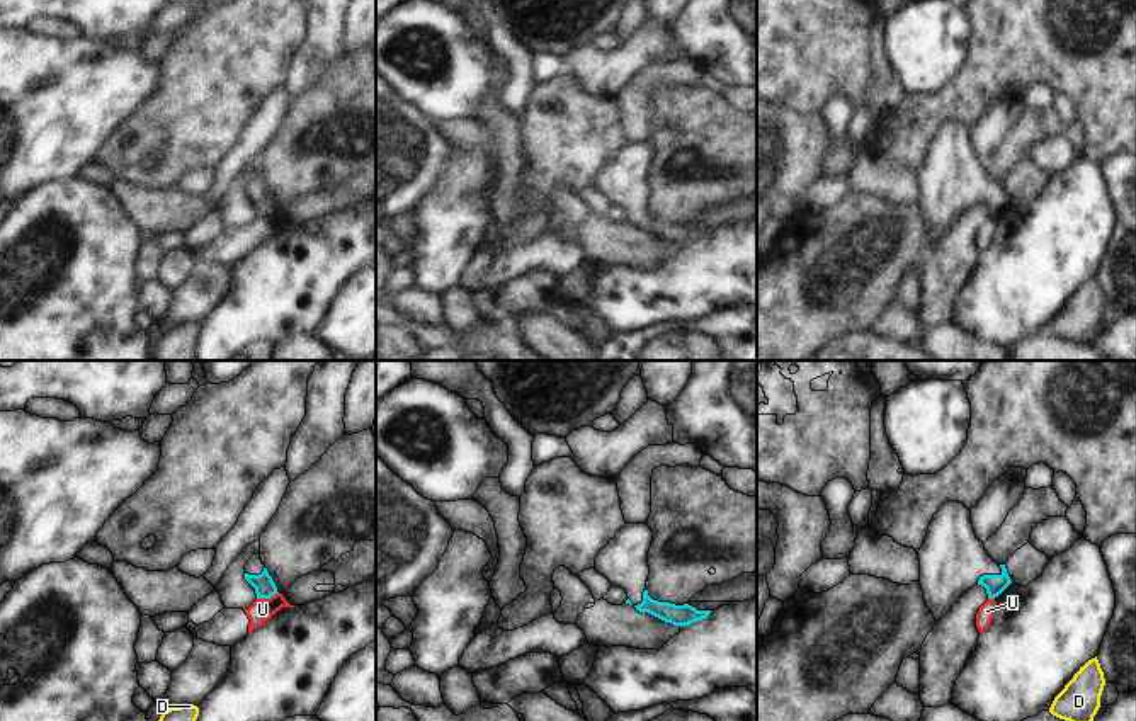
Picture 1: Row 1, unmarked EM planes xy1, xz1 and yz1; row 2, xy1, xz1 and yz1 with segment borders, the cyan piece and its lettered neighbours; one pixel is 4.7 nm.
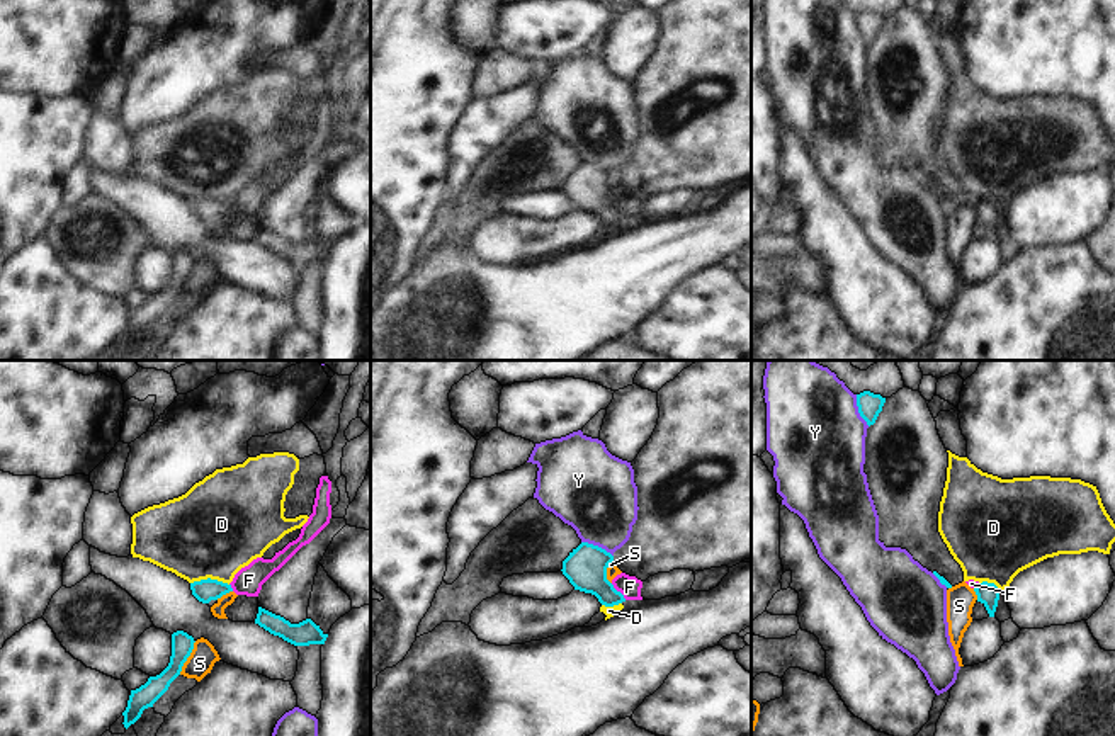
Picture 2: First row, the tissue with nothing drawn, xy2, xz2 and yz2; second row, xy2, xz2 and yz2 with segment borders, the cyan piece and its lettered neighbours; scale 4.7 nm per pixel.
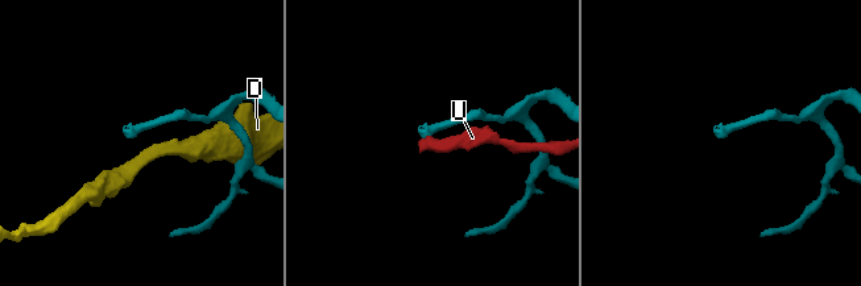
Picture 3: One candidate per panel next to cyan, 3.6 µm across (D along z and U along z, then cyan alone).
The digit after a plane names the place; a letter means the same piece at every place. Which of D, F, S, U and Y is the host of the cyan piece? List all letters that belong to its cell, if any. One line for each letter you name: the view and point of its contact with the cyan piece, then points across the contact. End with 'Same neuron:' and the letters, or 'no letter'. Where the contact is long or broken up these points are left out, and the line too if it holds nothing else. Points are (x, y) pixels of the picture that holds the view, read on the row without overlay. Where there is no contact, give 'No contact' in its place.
Same neuron: no letter

